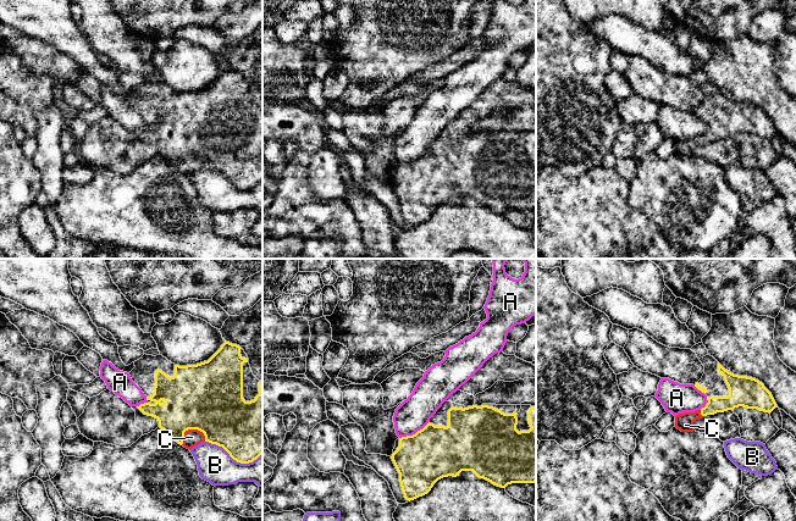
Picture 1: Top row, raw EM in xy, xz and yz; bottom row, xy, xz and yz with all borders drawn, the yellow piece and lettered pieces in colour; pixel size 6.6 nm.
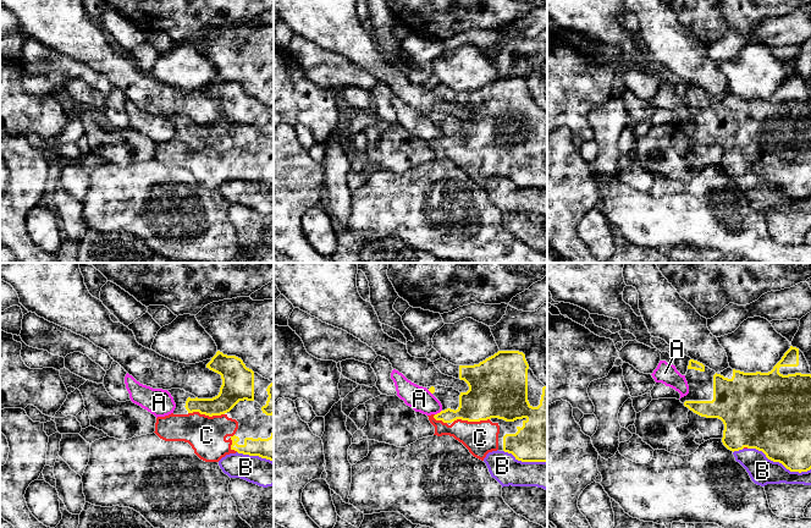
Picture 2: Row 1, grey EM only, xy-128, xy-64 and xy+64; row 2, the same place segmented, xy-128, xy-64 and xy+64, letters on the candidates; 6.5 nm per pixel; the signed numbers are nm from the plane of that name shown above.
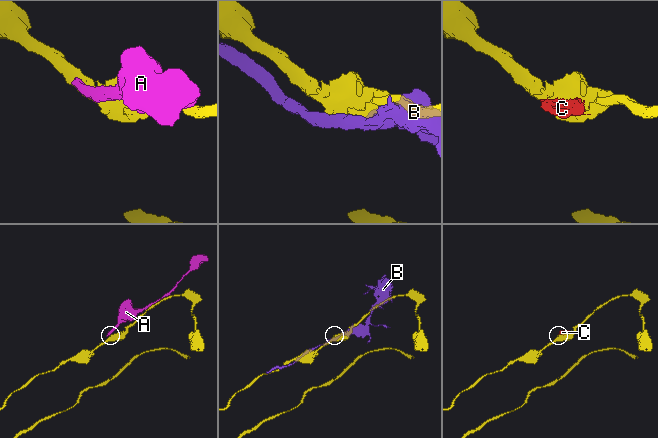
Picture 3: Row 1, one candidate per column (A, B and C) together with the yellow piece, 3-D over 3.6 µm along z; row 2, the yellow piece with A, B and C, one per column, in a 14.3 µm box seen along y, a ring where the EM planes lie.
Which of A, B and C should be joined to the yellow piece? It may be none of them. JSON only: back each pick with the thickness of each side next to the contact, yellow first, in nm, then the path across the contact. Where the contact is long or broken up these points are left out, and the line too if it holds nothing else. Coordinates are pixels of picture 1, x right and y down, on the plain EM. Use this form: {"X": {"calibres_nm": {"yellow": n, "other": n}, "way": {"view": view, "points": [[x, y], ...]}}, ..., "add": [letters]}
{"C": {"calibres_nm": {"yellow": 460, "other": 110}}, "add": ["C"]}

